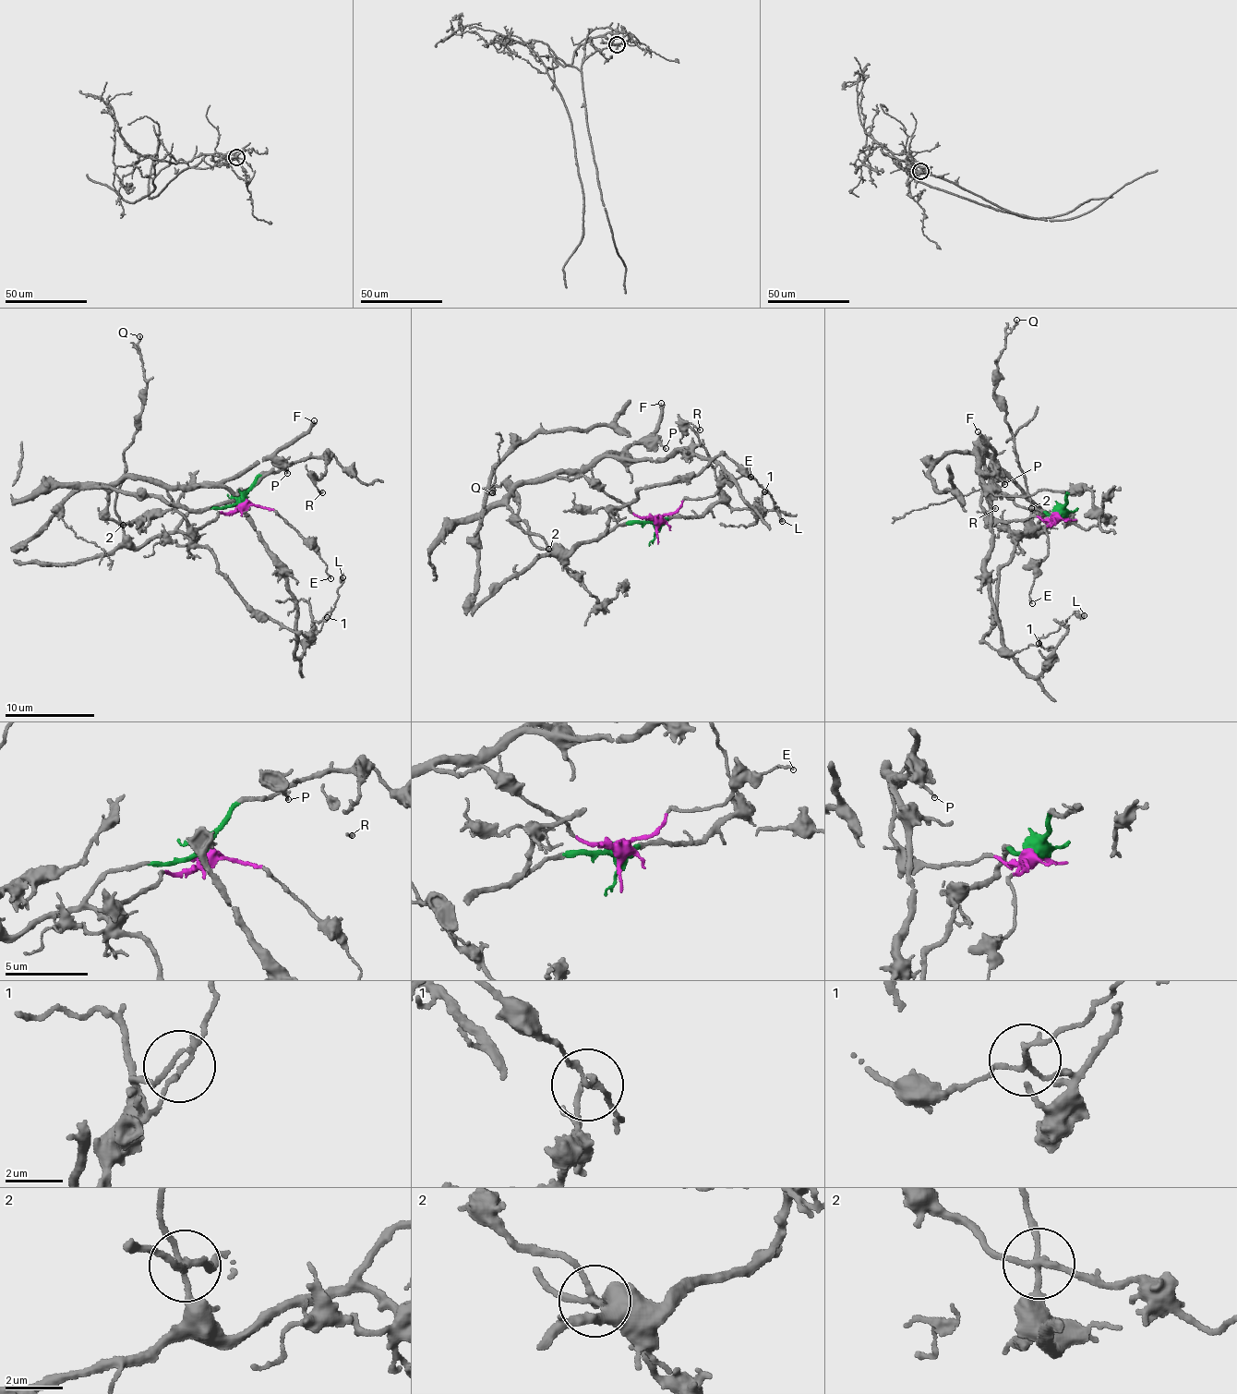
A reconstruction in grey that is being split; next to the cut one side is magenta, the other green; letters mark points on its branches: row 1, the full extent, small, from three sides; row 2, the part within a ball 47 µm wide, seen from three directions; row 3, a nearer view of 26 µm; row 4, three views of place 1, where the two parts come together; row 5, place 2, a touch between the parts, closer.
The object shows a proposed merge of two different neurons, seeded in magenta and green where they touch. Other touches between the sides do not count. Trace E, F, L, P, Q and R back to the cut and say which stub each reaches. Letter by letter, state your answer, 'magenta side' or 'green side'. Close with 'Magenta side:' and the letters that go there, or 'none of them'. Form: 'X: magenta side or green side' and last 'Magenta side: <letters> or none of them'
E: magenta side
F: magenta side
L: green side
P: magenta side
Q: green side
R: green side
Magenta side: E, F, P

